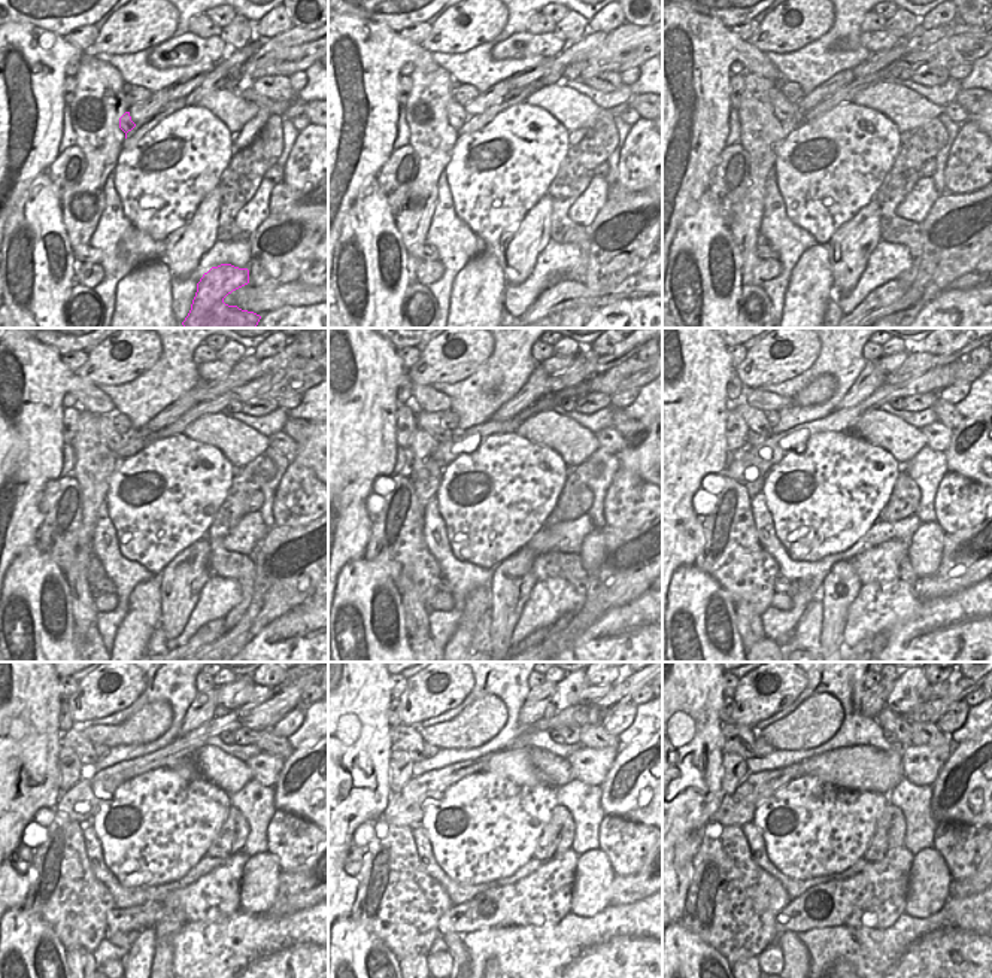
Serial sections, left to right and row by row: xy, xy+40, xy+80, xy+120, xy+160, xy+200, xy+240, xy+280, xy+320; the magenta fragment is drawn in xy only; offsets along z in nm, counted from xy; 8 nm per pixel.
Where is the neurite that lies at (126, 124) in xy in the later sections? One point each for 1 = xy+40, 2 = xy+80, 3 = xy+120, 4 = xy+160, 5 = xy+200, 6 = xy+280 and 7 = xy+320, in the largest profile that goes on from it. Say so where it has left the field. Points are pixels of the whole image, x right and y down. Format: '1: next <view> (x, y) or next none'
1: next xy+40 (457, 117)
2: next xy+80 (788, 114)
3: next xy+120 (111, 439)
4: next xy+160 (430, 422)
5: next xy+200 (755, 419)
6: next xy+280 (406, 738)
7: next xy+320 (740, 740)

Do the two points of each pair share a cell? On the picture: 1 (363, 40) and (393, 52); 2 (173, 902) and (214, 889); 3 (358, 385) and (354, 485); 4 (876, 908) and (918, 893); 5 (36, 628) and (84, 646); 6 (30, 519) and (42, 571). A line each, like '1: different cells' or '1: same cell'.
1: same cell
2: same cell
3: same cell
4: different cells
5: different cells
6: different cells

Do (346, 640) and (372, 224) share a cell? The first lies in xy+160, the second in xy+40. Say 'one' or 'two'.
one

